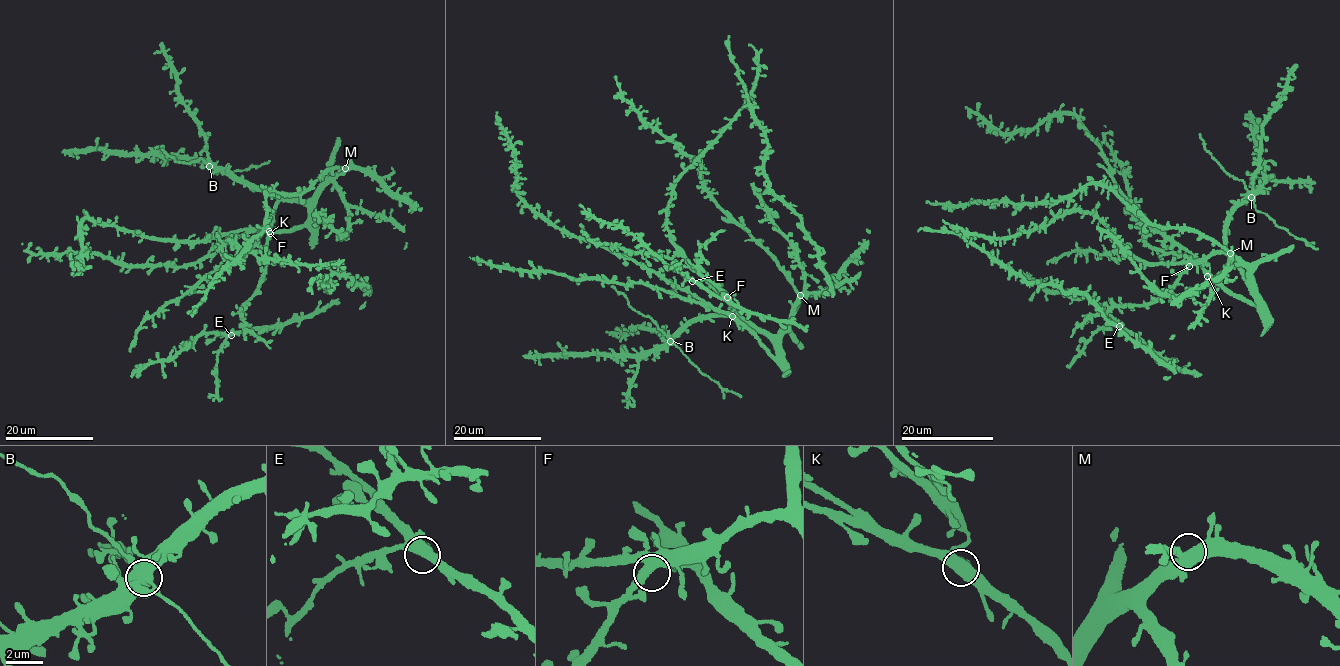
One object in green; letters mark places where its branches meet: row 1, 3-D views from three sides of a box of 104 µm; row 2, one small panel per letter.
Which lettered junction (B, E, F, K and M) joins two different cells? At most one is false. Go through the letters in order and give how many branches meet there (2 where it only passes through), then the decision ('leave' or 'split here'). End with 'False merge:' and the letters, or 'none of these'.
B: 3 | split here
E: 3 | leave
F: 3 | leave
K: 3 | leave
M: 3 | leave
False merge: B

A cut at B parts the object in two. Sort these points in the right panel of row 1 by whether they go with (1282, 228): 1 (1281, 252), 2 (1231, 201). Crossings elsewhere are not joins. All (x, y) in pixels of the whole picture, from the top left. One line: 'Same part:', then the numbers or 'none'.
Same part: none

